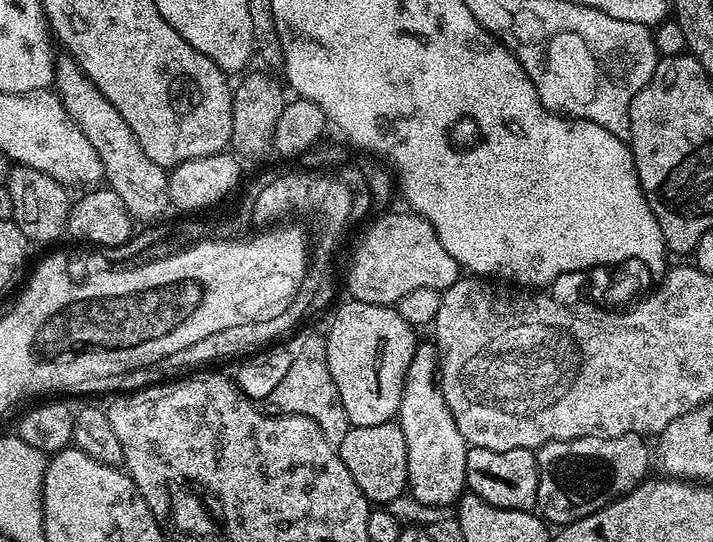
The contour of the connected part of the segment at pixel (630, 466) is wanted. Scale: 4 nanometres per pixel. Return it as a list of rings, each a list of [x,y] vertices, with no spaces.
[[[627,432],[621,436],[551,440],[535,449],[538,466],[536,508],[539,515],[552,526],[572,524],[602,510],[627,492],[633,492],[649,475],[650,448],[644,445],[644,440],[643,435]]]

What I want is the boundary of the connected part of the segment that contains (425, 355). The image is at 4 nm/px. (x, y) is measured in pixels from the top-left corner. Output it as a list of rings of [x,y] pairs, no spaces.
[[[417,343],[416,353],[406,370],[402,402],[398,413],[398,423],[406,438],[406,462],[408,463],[407,491],[420,504],[433,504],[440,508],[443,504],[455,505],[466,488],[466,454],[469,445],[458,430],[452,412],[446,406],[446,398],[440,389],[438,379],[438,353],[431,343]]]

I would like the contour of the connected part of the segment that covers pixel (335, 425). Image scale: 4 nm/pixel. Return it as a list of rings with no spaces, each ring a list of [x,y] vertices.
[[[299,332],[291,337],[292,341],[290,340],[290,370],[286,370],[282,382],[278,382],[274,390],[270,390],[267,403],[273,404],[277,413],[310,418],[316,423],[318,430],[322,430],[326,442],[339,446],[342,438],[346,438],[350,425],[346,410],[342,407],[342,398],[338,398],[338,386],[334,386],[334,378],[330,374],[326,358],[326,339],[321,333],[319,336],[316,332]]]

